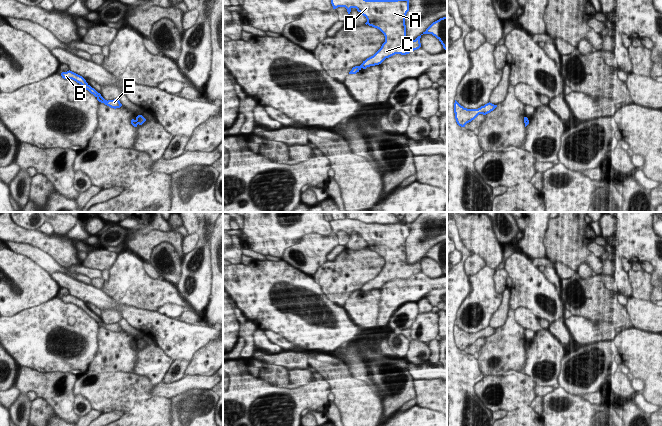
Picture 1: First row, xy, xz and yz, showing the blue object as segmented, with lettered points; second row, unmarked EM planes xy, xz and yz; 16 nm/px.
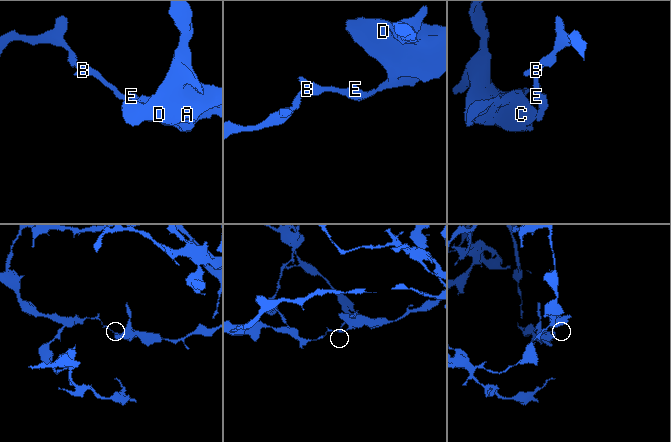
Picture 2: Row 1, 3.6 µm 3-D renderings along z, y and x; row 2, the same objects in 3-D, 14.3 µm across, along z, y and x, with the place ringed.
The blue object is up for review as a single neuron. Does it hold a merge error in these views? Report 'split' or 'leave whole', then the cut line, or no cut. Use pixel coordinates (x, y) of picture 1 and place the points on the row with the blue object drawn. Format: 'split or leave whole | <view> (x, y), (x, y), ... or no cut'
split | yz (527, 118), (524, 122)

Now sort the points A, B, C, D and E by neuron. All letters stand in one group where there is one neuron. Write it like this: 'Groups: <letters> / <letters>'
Groups: A C D / B E

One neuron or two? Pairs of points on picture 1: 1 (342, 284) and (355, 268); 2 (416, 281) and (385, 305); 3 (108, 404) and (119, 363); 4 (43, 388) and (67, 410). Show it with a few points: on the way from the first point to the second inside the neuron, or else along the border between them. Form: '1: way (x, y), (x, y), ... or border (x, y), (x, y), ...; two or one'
1: way (345, 280), (351, 272); one
2: way (408, 289), (399, 291), (393, 297); one
3: border (93, 371), (101, 373), (132, 372); two
4: way (49, 392), (61, 404); one

